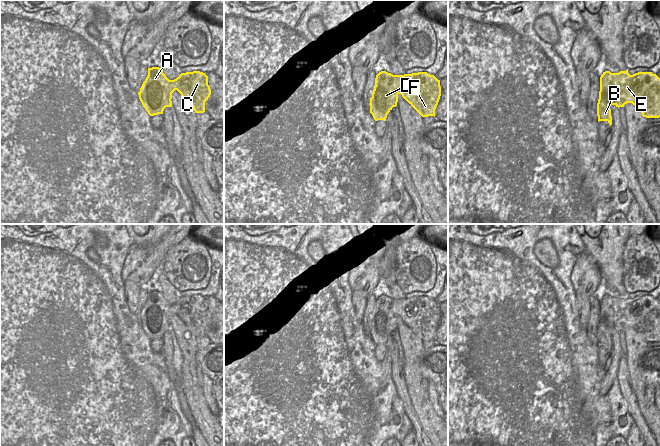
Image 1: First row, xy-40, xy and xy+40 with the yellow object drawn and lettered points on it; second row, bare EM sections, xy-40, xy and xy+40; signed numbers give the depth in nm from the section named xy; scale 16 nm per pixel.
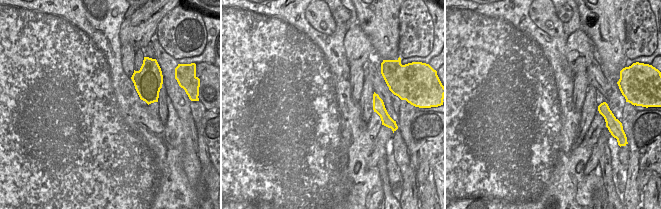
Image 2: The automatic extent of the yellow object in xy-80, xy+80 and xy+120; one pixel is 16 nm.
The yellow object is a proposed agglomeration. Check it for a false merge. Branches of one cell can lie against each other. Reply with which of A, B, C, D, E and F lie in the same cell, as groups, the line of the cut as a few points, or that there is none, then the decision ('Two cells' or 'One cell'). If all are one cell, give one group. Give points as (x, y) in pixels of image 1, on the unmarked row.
Groups: A B C D E F. No split. One cell.

